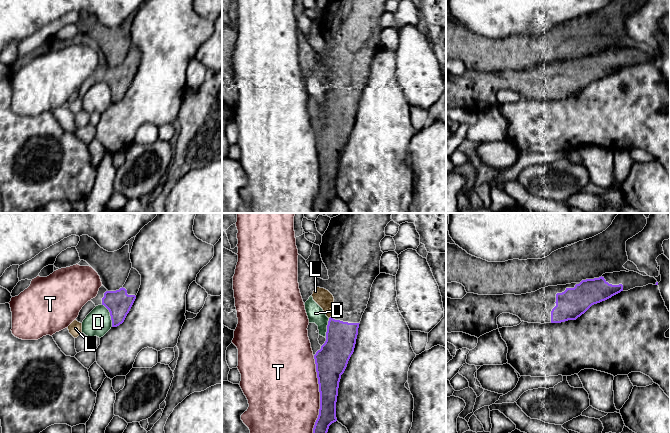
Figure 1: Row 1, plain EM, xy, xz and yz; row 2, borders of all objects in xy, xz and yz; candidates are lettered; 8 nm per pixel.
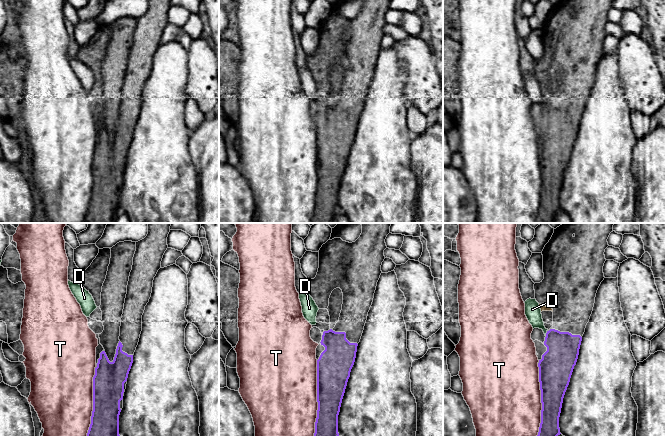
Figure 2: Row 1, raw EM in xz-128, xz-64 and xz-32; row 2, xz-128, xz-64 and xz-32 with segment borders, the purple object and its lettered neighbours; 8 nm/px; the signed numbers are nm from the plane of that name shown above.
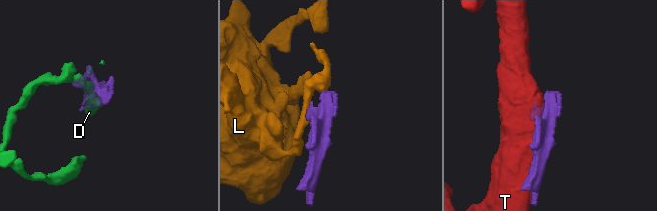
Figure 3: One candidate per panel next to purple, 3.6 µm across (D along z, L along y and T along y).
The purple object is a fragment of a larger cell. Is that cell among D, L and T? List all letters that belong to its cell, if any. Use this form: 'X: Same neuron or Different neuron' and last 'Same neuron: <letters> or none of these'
D: Different neuron
L: Different neuron
T: Different neuron
Same neuron: none of these

